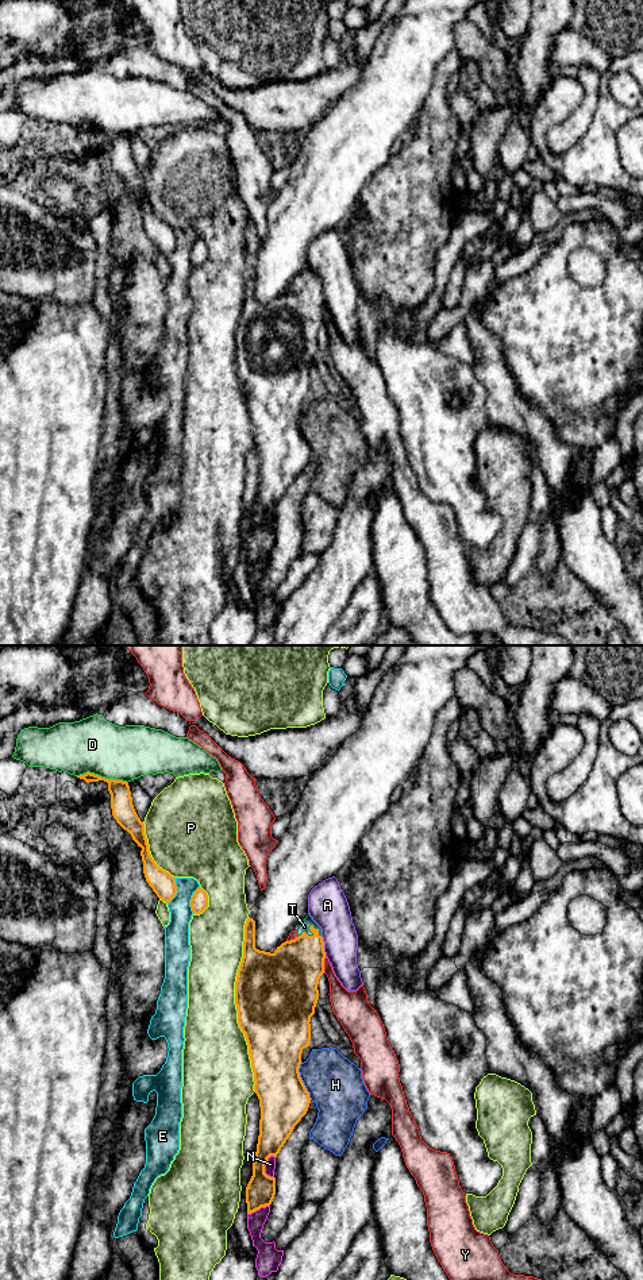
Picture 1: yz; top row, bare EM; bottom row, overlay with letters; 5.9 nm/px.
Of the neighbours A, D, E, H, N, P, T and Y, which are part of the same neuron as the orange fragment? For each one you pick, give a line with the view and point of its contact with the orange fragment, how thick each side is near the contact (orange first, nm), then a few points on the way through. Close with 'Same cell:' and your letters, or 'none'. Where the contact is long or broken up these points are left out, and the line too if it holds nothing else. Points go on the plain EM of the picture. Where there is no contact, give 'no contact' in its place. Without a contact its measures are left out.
T: contact yz (311, 282); calibres 320 and 60 nm; way yz (295, 320), (307, 303), (311, 282), (304, 278)
Same cell: T

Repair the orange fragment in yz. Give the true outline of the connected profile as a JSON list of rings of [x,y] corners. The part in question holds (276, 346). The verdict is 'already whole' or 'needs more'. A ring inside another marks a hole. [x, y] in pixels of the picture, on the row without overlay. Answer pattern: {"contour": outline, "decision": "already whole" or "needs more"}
{"contour": [[[309,265],[300,275],[297,289],[282,294],[273,305],[255,300],[255,273],[247,270],[243,309],[235,334],[235,356],[238,375],[249,397],[254,443],[261,459],[253,528],[246,539],[247,566],[272,556],[276,547],[276,529],[265,525],[265,516],[270,508],[277,509],[311,455],[299,420],[303,401],[309,398],[309,374],[319,351],[317,336],[324,325],[324,311],[322,281]]], "decision": "needs more"}

